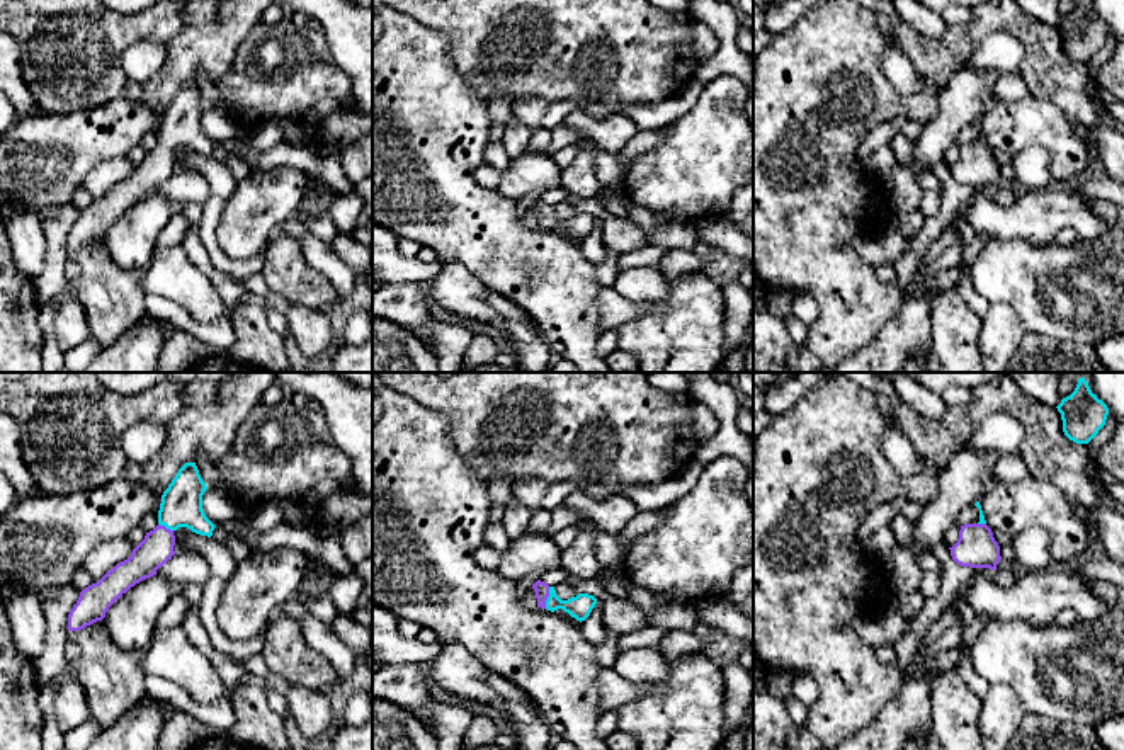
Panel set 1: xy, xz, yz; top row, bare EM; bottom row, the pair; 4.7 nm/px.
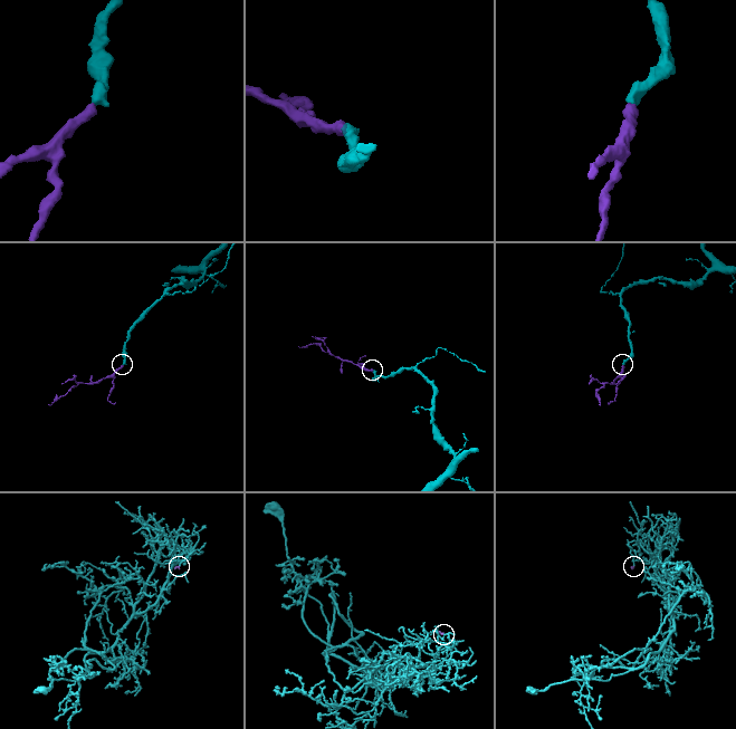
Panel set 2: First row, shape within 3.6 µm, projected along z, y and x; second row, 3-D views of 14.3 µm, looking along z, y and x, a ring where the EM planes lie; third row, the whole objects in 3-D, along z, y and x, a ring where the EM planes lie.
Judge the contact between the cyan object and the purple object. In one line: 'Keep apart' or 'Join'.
Join

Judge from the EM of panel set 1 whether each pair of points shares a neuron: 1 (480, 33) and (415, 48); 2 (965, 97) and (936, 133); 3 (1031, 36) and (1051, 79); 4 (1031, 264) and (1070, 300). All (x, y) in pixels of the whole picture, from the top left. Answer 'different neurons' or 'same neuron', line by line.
1: different neurons
2: same neuron
3: same neuron
4: same neuron

